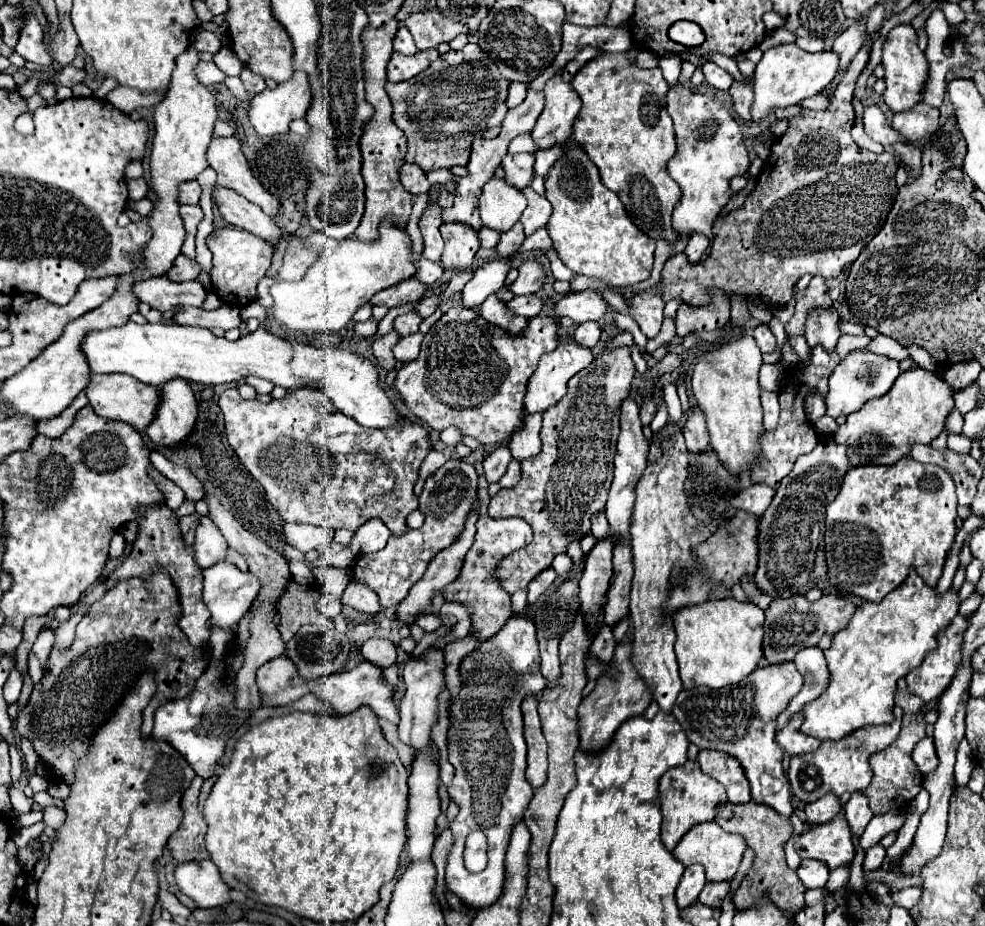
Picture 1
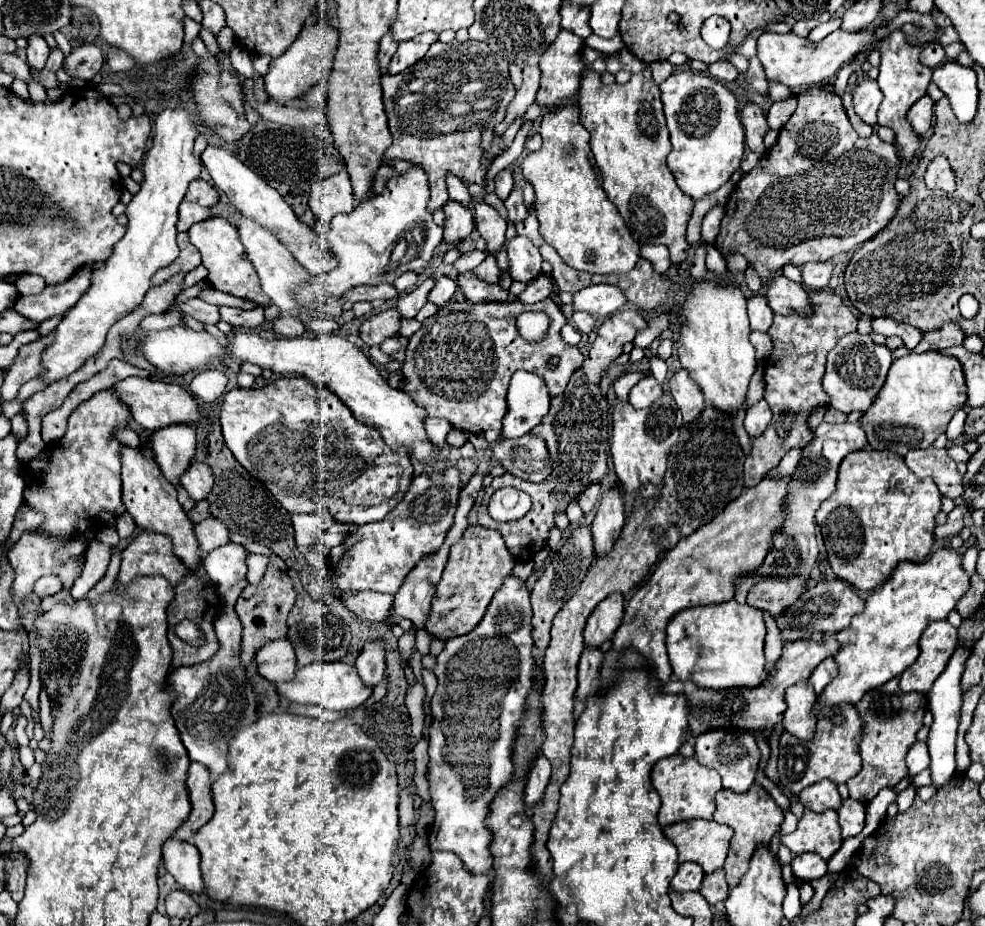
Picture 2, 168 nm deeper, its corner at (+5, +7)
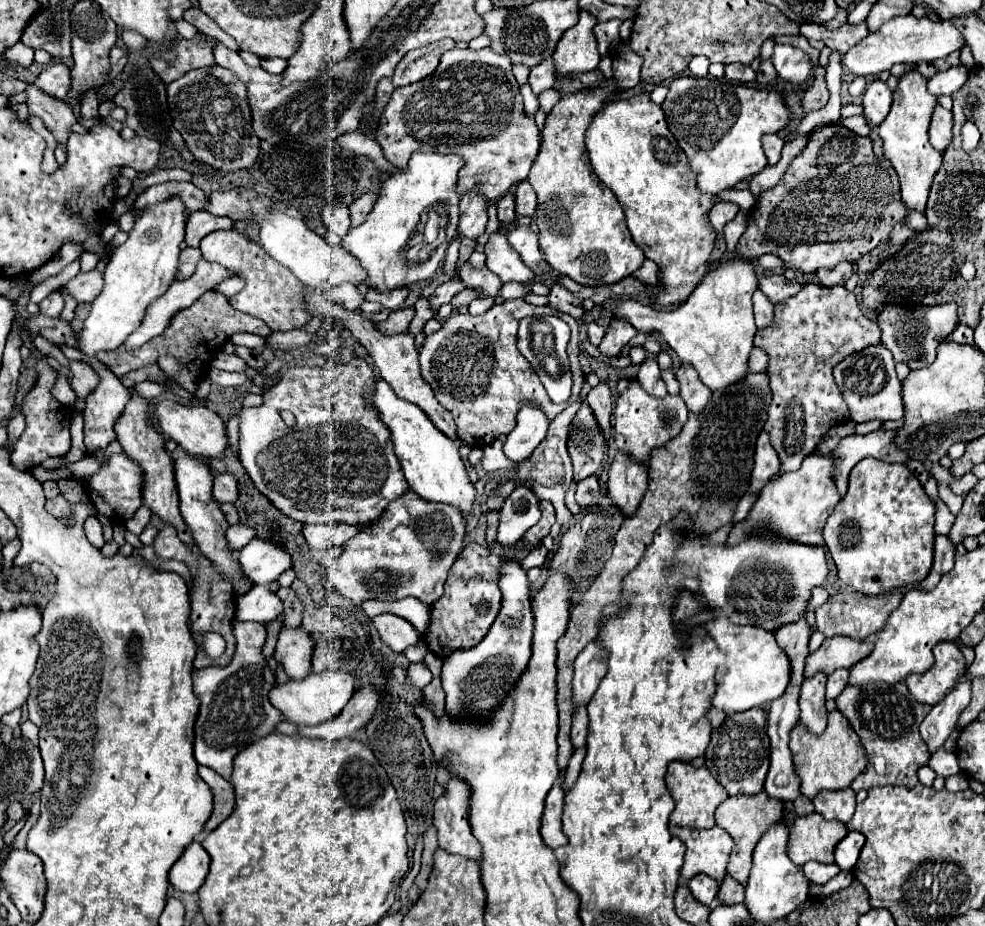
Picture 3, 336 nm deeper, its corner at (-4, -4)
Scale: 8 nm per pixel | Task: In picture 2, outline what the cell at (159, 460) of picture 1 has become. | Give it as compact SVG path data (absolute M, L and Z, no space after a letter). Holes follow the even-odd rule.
M192 462L190 468L186 470L186 474L180 480L182 480L184 490L196 502L204 500L208 496L208 492L212 490L212 486L214 486L214 476L210 472L210 466L202 464L202 462Z

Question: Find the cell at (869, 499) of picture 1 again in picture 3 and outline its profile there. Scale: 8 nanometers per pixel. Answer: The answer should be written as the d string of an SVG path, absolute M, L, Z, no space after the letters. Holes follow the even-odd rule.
M871 457L859 461L853 467L851 475L849 475L849 491L847 491L847 495L837 503L835 511L831 513L831 517L827 519L827 523L823 527L823 539L825 539L825 545L829 547L829 553L831 553L833 561L835 561L835 565L837 565L839 579L843 583L847 583L849 587L853 587L855 591L863 593L863 595L883 595L883 593L889 593L891 589L899 589L903 585L909 587L915 581L923 581L929 575L931 567L933 567L933 543L935 543L933 525L935 525L935 511L937 511L935 503L929 499L929 495L925 493L921 483L915 479L915 475L905 465L901 465L901 463L883 463L883 461L877 461L877 459L871 459Z

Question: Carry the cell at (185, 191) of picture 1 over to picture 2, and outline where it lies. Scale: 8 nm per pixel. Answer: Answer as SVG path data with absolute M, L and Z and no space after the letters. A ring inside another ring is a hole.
M194 180L190 186L188 186L188 190L186 190L186 200L188 202L198 202L200 206L214 206L214 204L218 204L218 200L220 200L220 196L218 196L218 192L206 182L206 180Z

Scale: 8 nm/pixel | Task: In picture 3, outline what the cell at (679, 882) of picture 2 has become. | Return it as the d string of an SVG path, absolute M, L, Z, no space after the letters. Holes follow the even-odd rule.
M705 873L695 875L687 885L689 885L693 897L703 905L711 905L717 891L719 891L719 883L715 879L711 879L709 875L705 875Z

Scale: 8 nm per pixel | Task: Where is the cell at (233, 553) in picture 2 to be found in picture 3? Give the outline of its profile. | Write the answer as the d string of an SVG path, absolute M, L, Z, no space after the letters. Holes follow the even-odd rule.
M253 539L237 553L237 563L241 567L241 573L251 583L271 583L281 575L279 557L285 557L285 571L291 567L291 557L281 547L275 547L273 543L263 543L259 539Z

